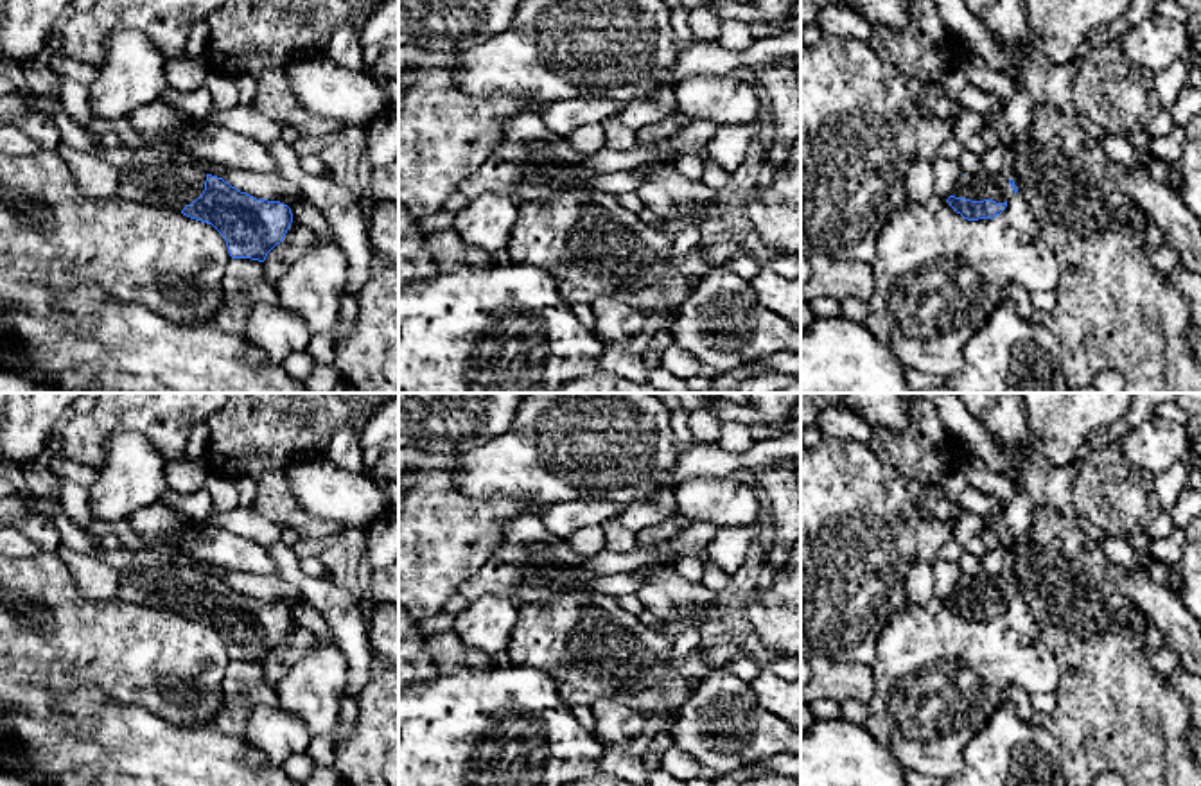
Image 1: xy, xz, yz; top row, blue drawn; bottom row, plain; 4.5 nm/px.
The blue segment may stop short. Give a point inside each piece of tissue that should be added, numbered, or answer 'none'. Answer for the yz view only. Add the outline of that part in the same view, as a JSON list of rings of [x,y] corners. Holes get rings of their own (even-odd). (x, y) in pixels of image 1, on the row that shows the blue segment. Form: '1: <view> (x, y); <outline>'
1: yz (982, 185); [[[982,169],[975,176],[960,176],[951,196],[971,201],[991,199],[996,203],[1005,203],[1014,196],[1014,190],[1011,188],[1009,178],[1004,172],[987,174]]]

